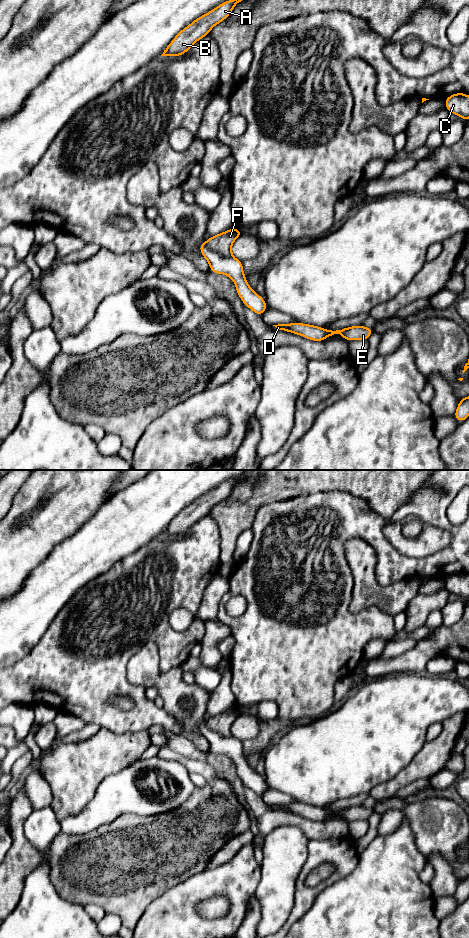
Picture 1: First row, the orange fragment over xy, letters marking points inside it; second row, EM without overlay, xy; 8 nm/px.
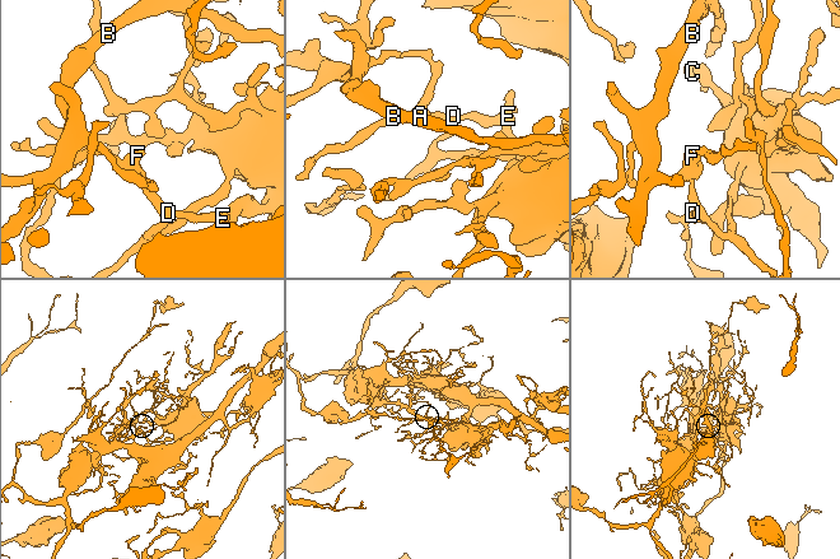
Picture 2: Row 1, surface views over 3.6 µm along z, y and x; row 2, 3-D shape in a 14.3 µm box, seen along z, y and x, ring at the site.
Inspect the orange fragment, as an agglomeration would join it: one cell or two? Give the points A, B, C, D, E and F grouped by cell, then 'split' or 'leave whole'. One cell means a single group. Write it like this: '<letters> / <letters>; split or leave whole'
A B F / C D E; split

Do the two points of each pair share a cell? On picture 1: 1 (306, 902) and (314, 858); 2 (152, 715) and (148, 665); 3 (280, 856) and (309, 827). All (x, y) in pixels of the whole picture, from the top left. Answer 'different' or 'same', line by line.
1: same
2: different
3: different

